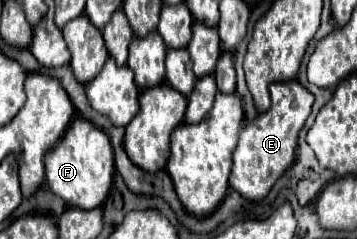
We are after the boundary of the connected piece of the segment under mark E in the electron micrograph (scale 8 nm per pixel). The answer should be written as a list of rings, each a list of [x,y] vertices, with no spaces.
[[[297,79],[277,81],[271,85],[269,93],[271,107],[241,129],[239,143],[233,151],[229,185],[249,201],[263,199],[271,191],[273,183],[285,173],[285,169],[293,165],[297,135],[303,129],[313,107],[313,95],[309,95],[309,91],[301,87]]]

